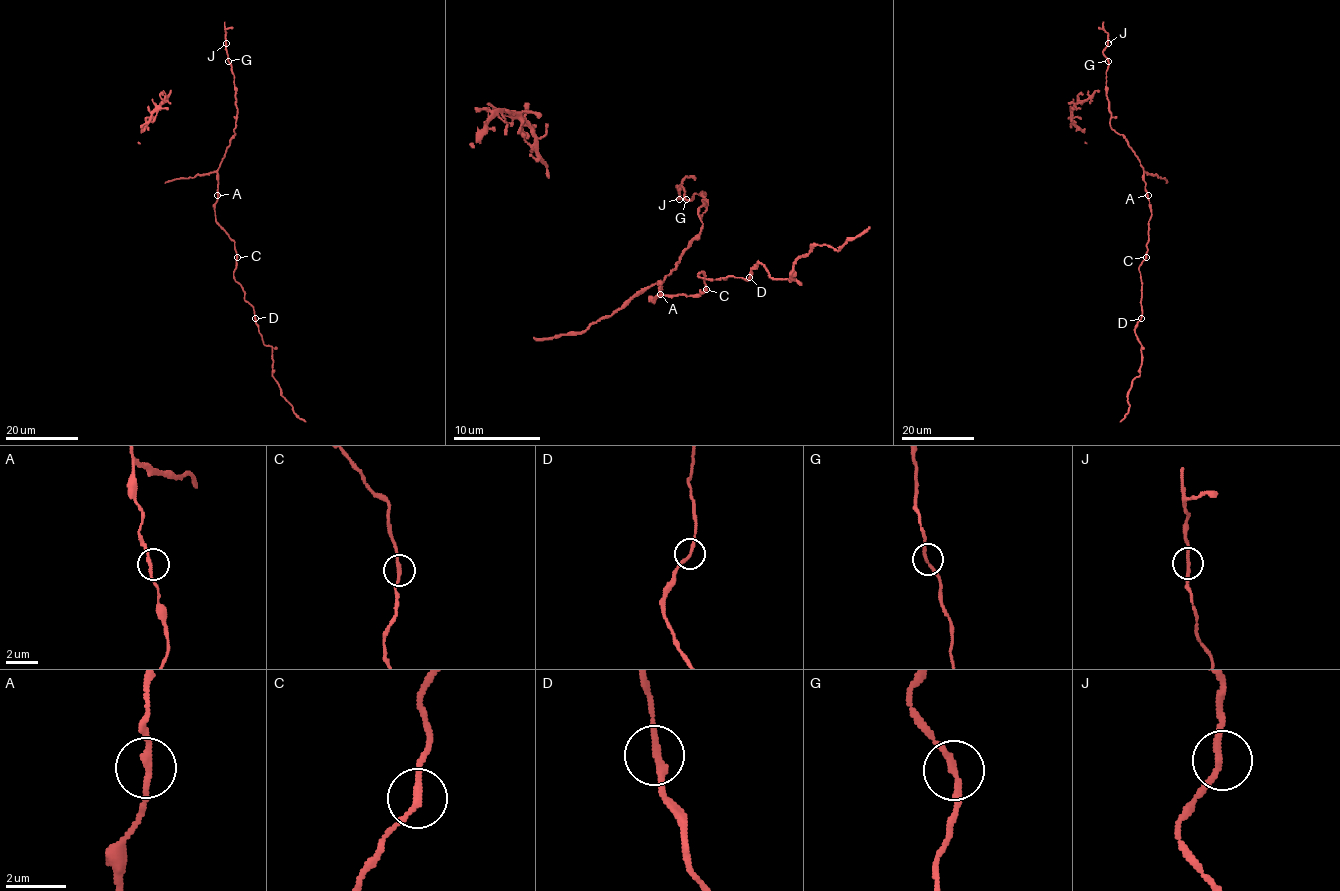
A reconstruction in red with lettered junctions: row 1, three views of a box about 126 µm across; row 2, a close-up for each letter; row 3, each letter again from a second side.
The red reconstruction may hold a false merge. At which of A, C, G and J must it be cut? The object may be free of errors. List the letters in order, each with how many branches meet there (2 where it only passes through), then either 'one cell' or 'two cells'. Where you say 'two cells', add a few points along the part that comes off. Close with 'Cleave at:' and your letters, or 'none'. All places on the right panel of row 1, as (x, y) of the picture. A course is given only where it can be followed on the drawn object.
A: 2 | one cell
C: 2 | one cell
G: 2 | one cell
J: 2 | one cell
Cleave at: none

